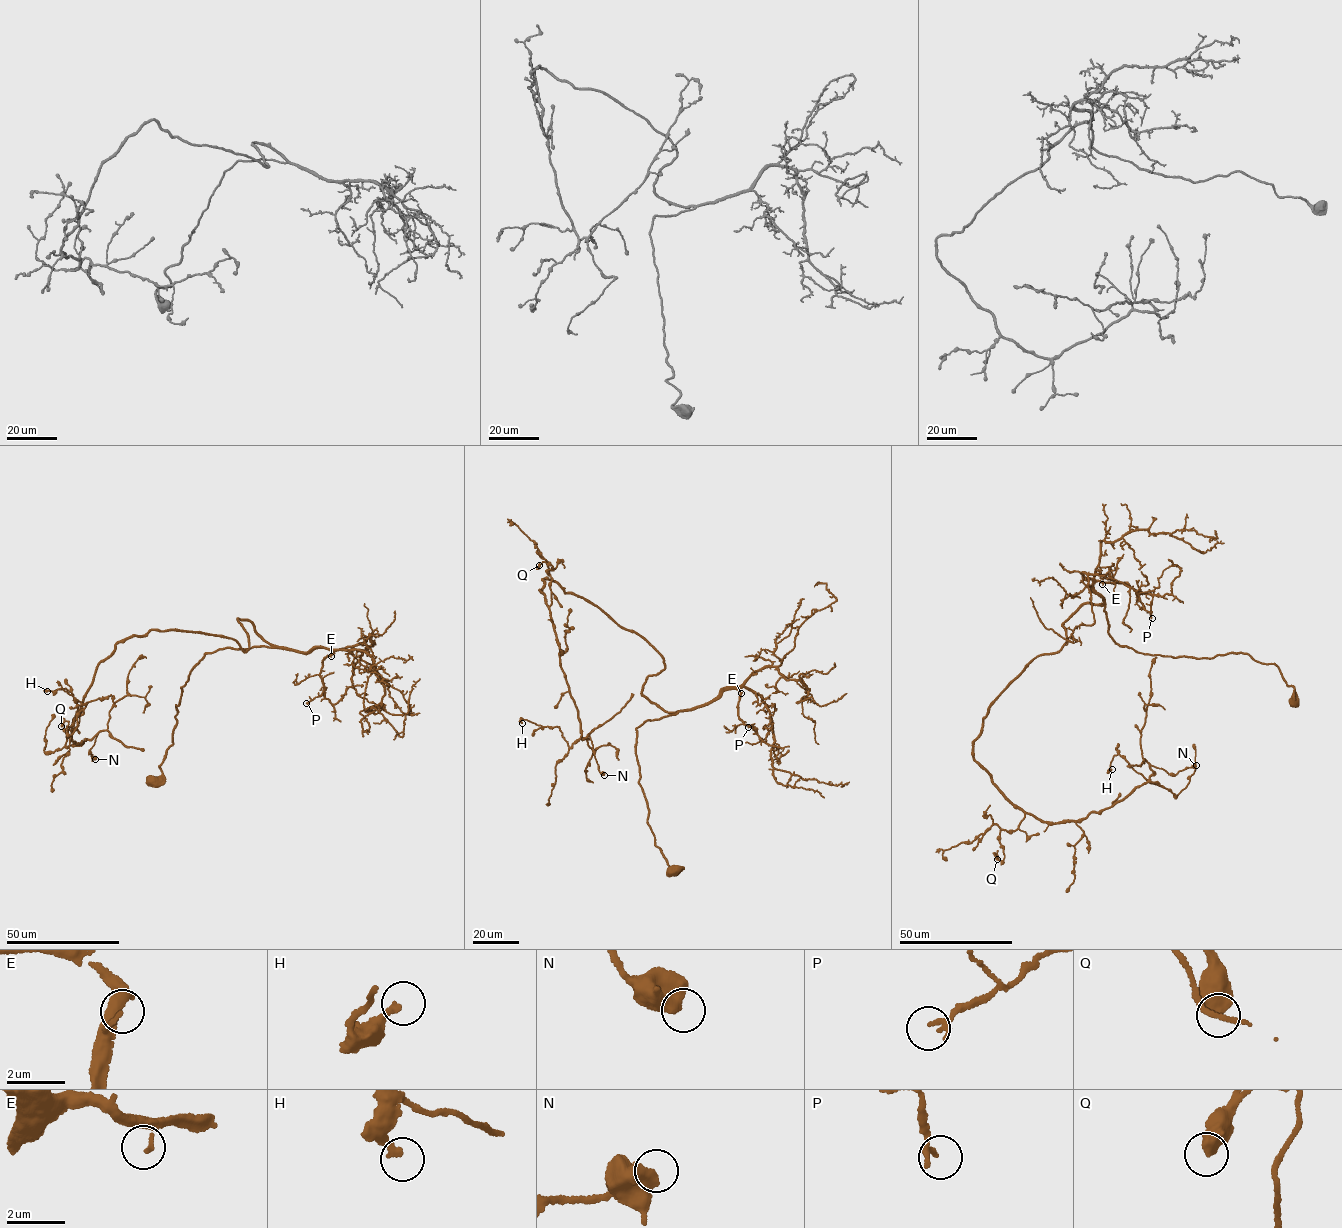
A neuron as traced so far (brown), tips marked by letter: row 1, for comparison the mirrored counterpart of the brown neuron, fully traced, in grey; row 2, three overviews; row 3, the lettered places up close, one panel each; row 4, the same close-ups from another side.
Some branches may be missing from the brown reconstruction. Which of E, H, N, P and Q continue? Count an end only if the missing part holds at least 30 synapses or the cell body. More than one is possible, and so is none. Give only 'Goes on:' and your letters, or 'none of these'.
Goes on: none of these

